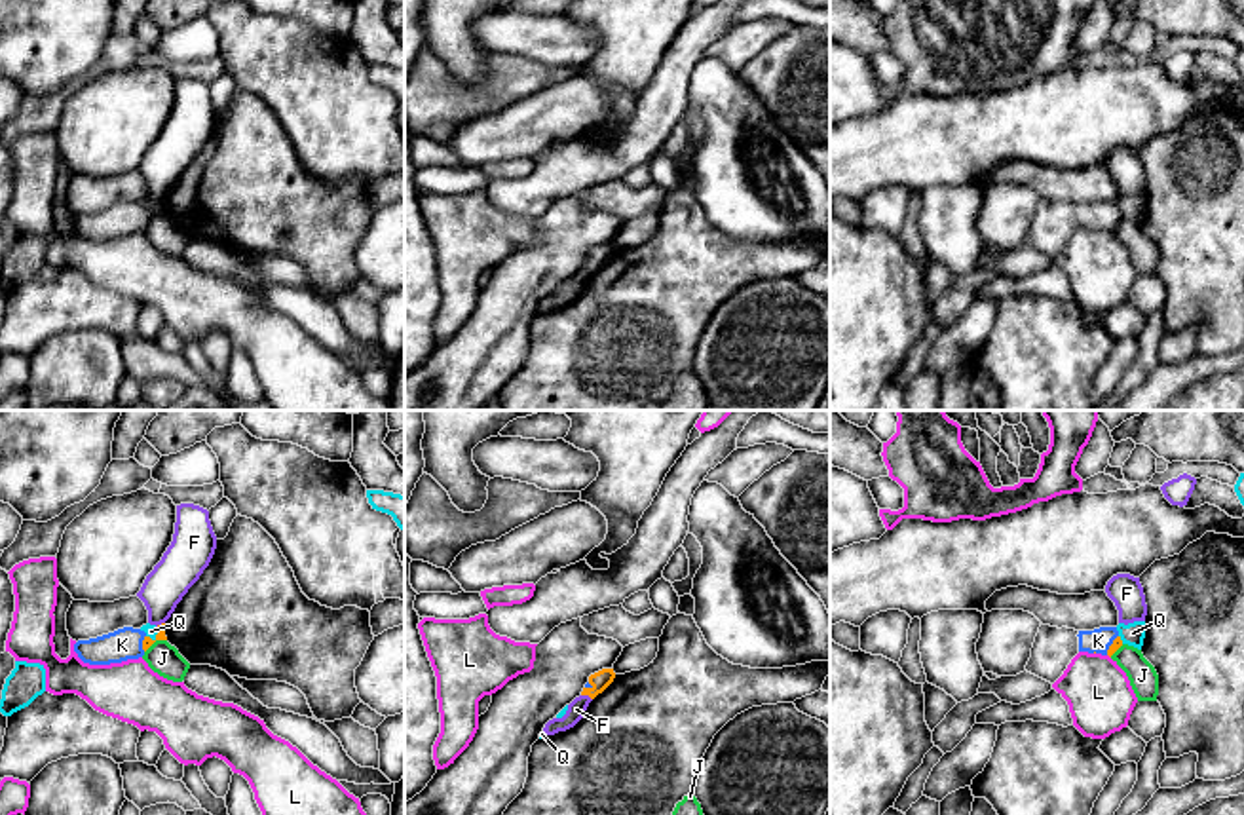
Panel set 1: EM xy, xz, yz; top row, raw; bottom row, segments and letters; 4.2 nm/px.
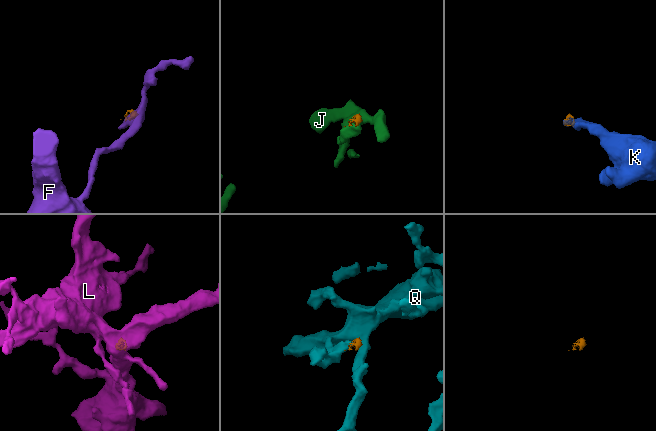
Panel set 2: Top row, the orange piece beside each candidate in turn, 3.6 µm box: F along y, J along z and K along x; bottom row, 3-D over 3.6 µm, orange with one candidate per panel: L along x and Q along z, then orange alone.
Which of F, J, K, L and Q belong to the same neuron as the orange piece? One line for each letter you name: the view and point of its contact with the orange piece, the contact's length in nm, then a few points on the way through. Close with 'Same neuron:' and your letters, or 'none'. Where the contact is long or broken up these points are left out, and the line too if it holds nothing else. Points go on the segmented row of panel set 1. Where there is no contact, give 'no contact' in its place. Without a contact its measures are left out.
K: meets orange in xy at (143, 643); contact 70 nm long
Same neuron: K

